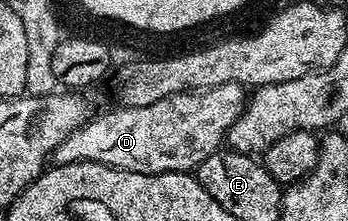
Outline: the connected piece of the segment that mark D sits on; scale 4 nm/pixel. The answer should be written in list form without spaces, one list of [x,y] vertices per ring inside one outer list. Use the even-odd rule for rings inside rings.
[[[238,82],[218,84],[205,90],[185,90],[182,94],[171,94],[158,104],[145,106],[124,106],[120,110],[112,110],[109,114],[89,117],[83,126],[79,126],[52,153],[53,163],[65,166],[75,162],[97,162],[113,166],[126,172],[142,172],[143,174],[165,174],[166,172],[192,172],[206,160],[206,156],[221,149],[227,139],[228,130],[238,120],[246,105],[246,90]]]

